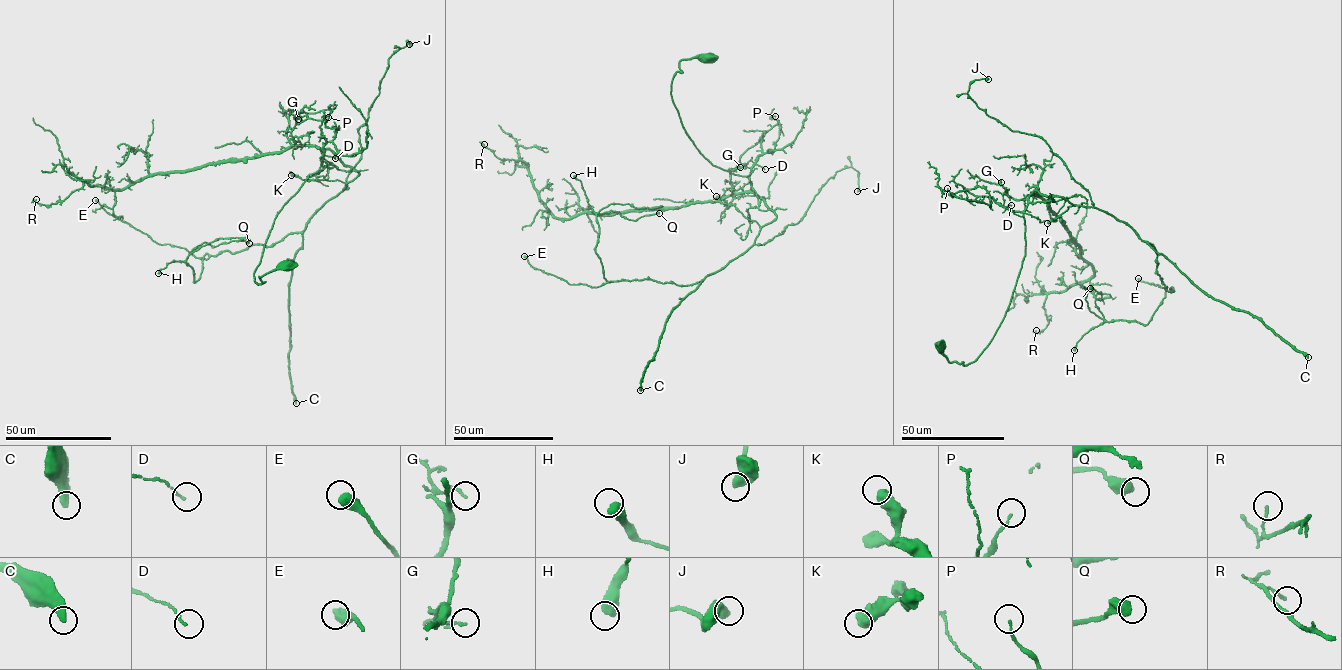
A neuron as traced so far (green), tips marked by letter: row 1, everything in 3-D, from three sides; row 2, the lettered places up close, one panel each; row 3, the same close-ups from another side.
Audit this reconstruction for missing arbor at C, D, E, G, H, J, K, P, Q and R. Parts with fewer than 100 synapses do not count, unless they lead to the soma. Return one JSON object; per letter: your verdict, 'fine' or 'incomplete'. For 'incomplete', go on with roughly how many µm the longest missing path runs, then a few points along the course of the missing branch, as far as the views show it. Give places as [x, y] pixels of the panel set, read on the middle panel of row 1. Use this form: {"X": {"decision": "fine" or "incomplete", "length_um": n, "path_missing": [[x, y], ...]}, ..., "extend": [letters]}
{"C": {"decision": "incomplete", "length_um": 550}, "D": {"decision": "fine"}, "E": {"decision": "fine"}, "G": {"decision": "fine"}, "H": {"decision": "fine"}, "J": {"decision": "fine"}, "K": {"decision": "fine"}, "P": {"decision": "fine"}, "Q": {"decision": "fine"}, "R": {"decision": "fine"}, "extend": ["C"]}

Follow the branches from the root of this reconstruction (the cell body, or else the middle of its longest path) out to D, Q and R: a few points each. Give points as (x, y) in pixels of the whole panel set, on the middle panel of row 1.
D: (708, 57), (681, 60), (672, 79), (683, 128), (713, 165), (748, 177), (756, 164), (765, 169)
Q: (708, 57), (681, 60), (672, 79), (682, 125), (776, 218), (700, 282), (607, 281), (597, 214), (659, 213)
R: (708, 57), (680, 62), (673, 102), (696, 148), (747, 177), (746, 192), (557, 218), (526, 163), (484, 144)

